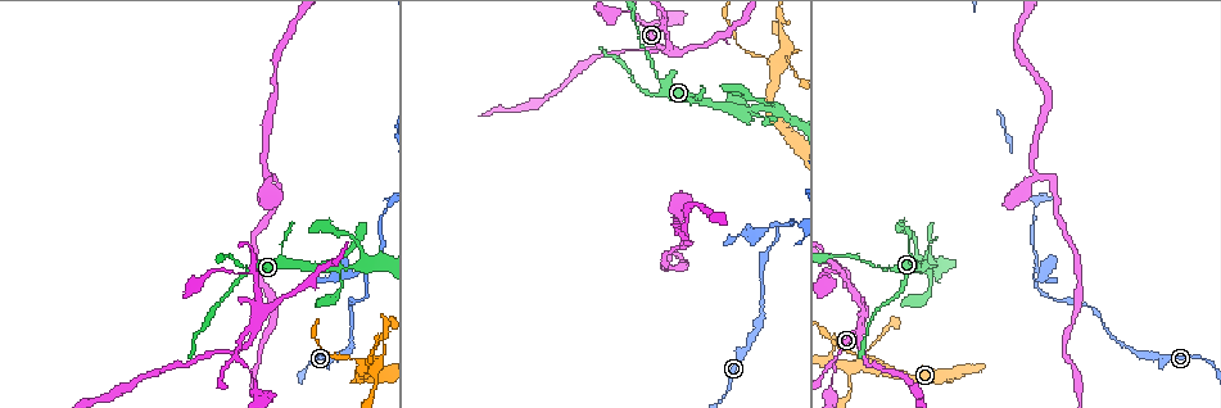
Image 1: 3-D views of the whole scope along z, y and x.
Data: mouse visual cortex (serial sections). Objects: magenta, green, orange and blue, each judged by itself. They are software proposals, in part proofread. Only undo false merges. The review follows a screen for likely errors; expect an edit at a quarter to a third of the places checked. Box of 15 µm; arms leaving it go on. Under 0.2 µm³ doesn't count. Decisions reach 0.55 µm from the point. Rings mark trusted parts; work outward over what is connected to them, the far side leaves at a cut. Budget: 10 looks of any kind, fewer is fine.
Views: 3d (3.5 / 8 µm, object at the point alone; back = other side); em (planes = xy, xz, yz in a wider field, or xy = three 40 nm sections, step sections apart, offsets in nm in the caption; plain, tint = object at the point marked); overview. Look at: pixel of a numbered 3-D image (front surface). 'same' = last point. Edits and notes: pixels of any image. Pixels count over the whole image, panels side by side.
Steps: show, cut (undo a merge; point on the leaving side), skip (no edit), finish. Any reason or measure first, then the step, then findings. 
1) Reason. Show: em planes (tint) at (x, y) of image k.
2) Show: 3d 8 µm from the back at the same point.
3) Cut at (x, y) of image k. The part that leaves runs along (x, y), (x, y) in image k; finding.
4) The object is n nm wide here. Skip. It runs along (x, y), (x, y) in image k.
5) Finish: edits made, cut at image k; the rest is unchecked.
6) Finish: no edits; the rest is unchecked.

Sudden change in width. Show: 3d 8 µm at (360, 359) of image 1.

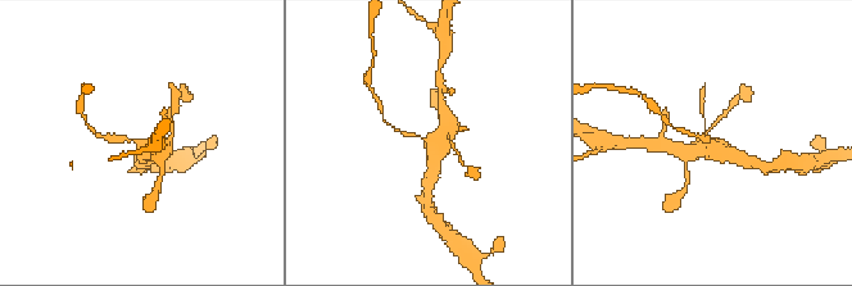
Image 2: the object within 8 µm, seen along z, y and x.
Show: em xy step 1 (tint) at (712, 144) of image 2.

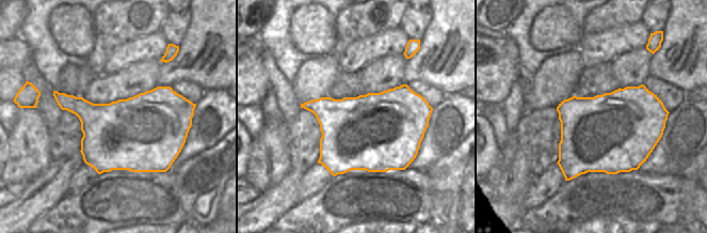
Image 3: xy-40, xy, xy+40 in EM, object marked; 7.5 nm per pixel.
The object is 600 nm wide here. Skip. It runs along (431, 176), (443, 112) in image 2; continuous, no second cell.

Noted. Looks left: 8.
Thin neck. Show: 3d 3.5 µm at (863, 313) of image 1.

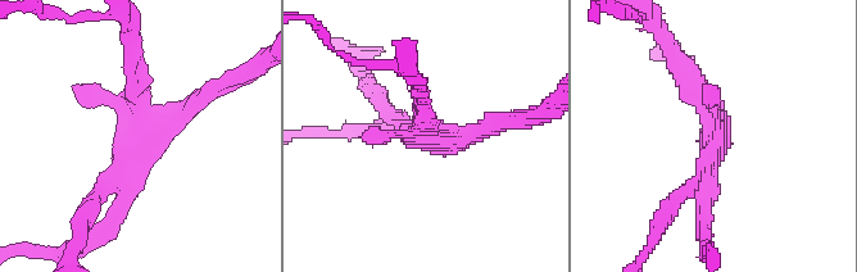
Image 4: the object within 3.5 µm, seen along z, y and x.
Show: em xy step 5 (tint) at (135, 143) of image 4.

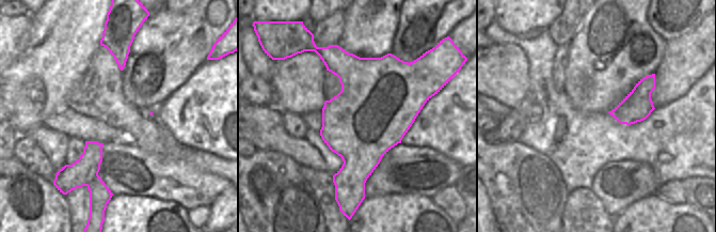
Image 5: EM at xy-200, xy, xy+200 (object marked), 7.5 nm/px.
Cut at (109, 236) of image 4. The part that leaves runs along (699, 187), (703, 243), (710, 250) in image 4; two cells meet here.

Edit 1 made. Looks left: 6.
Redraw. Show: overview.

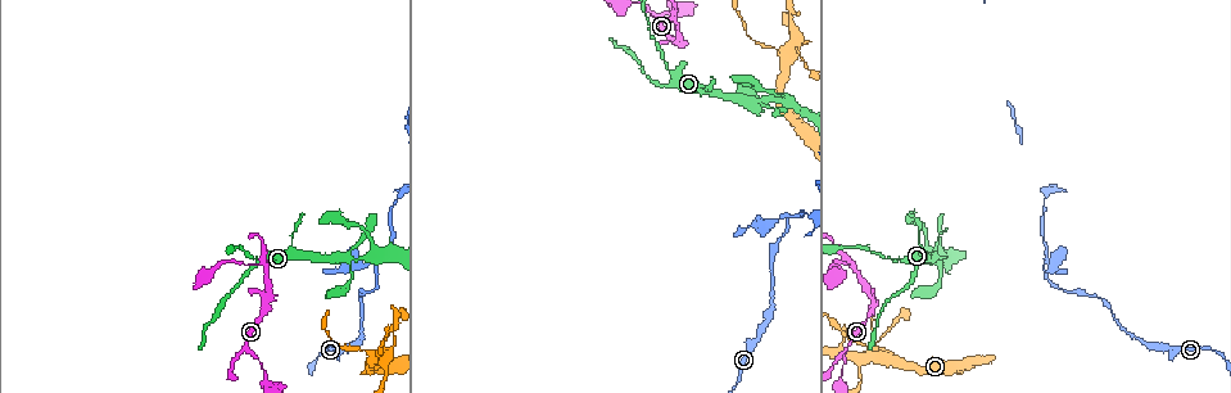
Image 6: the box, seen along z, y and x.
Sudden change in width. Show: 3d 3.5 µm at (672, 20) of image 6.

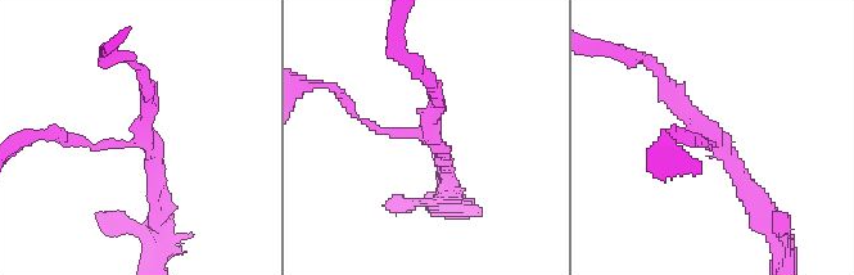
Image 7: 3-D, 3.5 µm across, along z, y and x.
3 arms meet here; the arms are 100, 200, 200 nm wide. Show: em xy step 2 (tint) at (715, 139) of image 7.

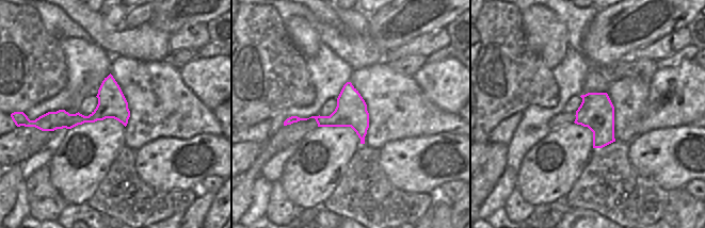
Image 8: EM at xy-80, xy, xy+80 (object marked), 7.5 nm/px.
Skip. It runs along (448, 189), (433, 139), (382, 133), (353, 113) in image 7; continuous, no second cell.

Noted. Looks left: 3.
Branch point. Show: 3d 3.5 µm at (1043, 265) of image 6.

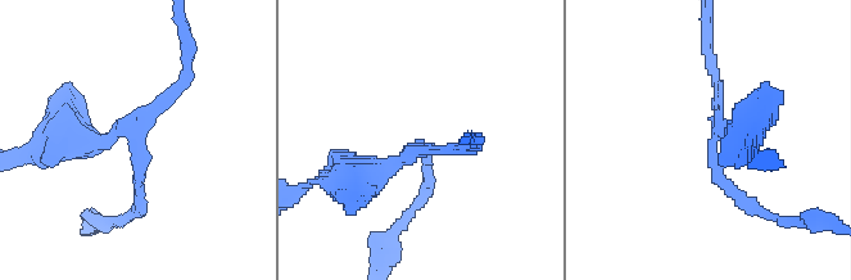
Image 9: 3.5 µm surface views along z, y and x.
3 arms meet here; the arms are 150, 150, 350 nm wide; need the tissue. Show: em xy step 3 (tint) at (713, 141) of image 9.

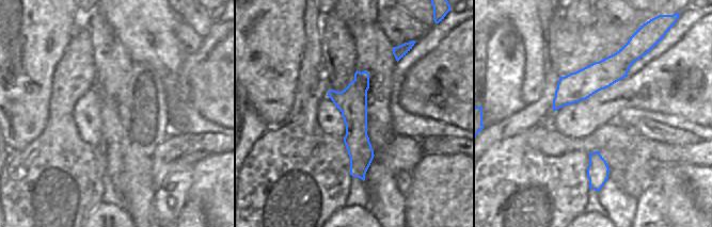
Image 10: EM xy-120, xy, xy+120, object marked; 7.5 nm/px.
Skip. One cell here.

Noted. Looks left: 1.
Finish: edits made, cut at image 4; the rest is unchecked.

